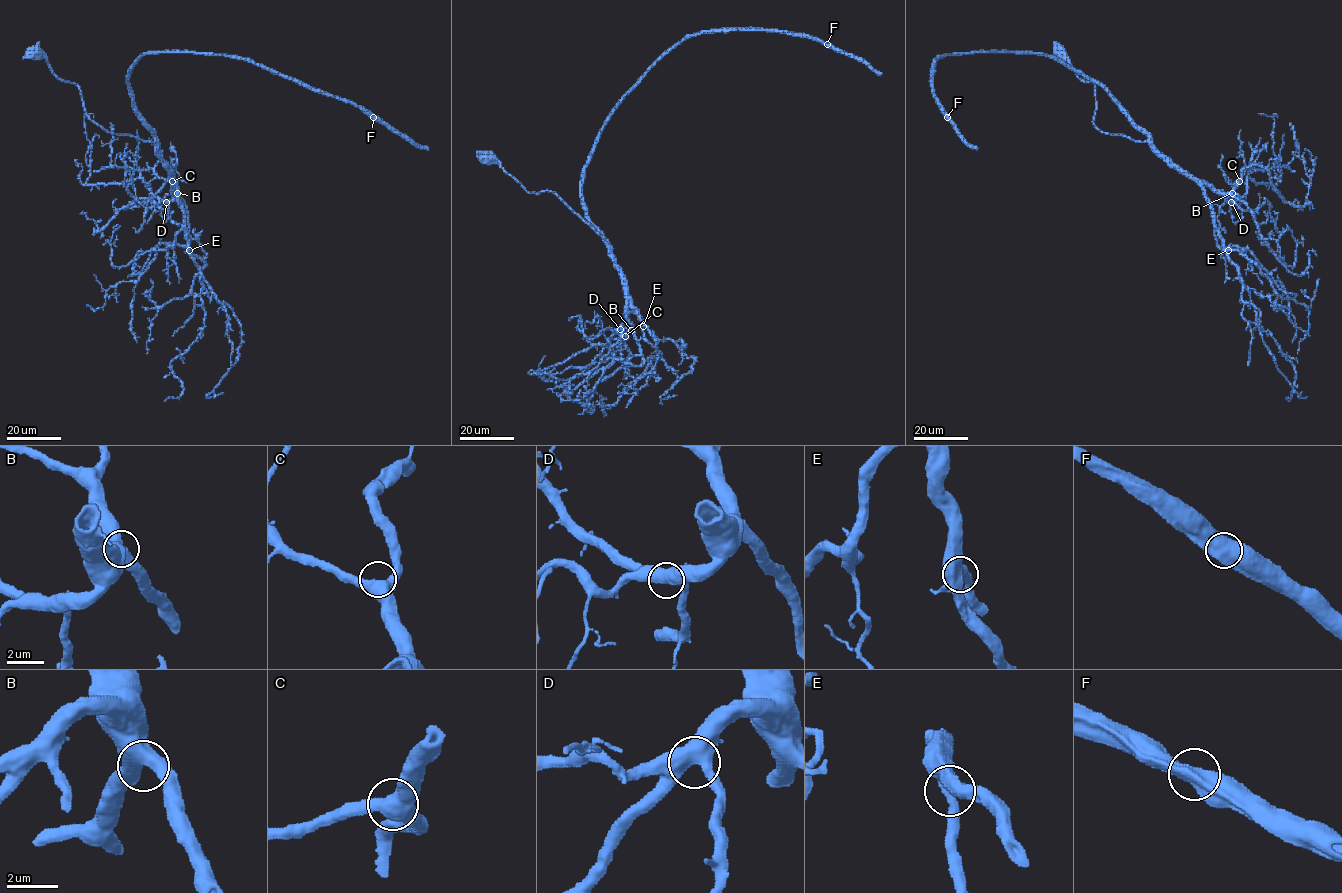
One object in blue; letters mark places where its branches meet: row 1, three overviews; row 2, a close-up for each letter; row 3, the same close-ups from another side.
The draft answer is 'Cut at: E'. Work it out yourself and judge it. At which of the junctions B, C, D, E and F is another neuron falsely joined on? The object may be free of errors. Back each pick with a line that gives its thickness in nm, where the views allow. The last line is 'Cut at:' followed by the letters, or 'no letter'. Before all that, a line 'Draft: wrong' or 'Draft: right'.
Draft: wrong
Cut at: no letter

